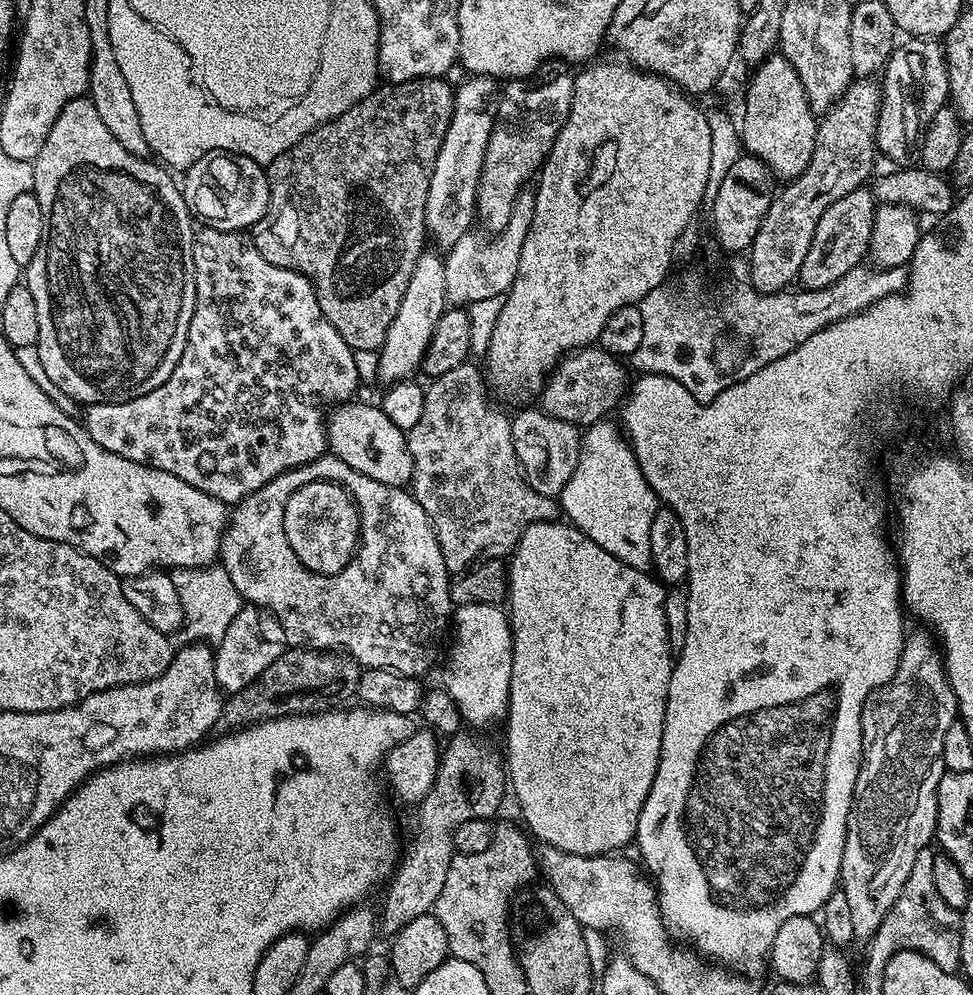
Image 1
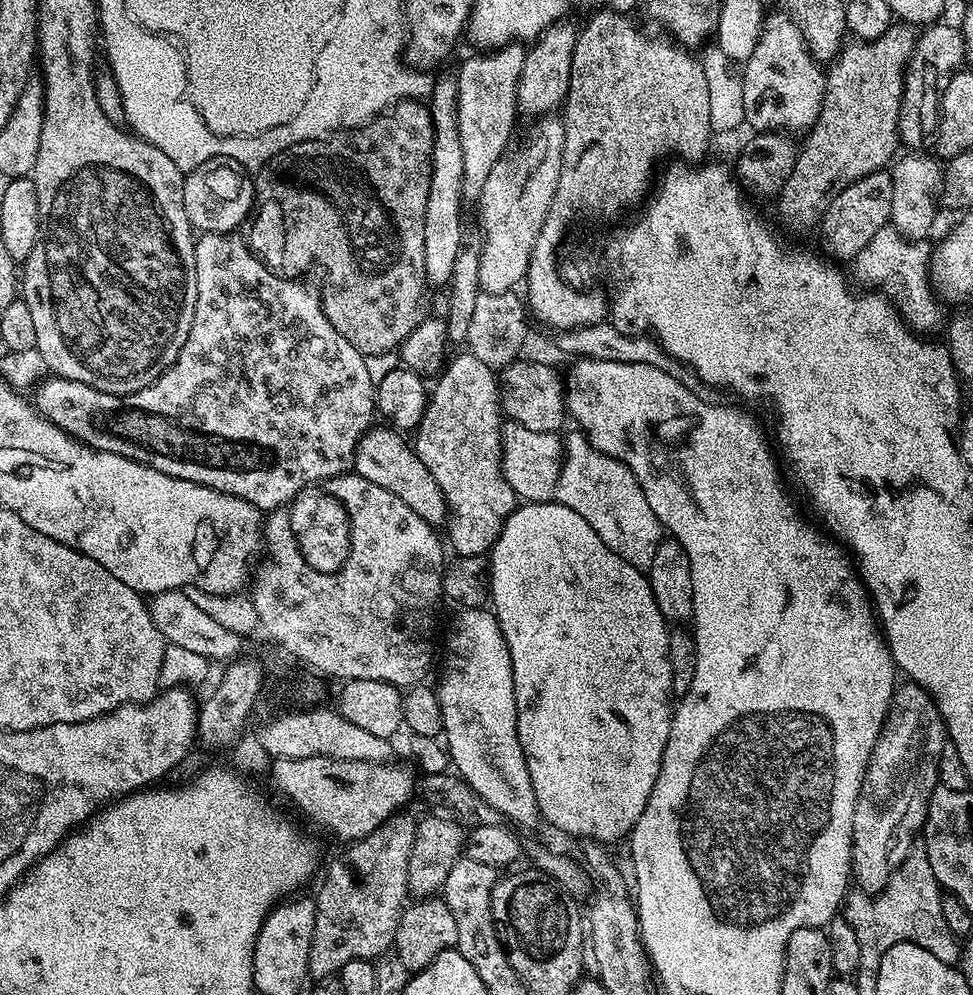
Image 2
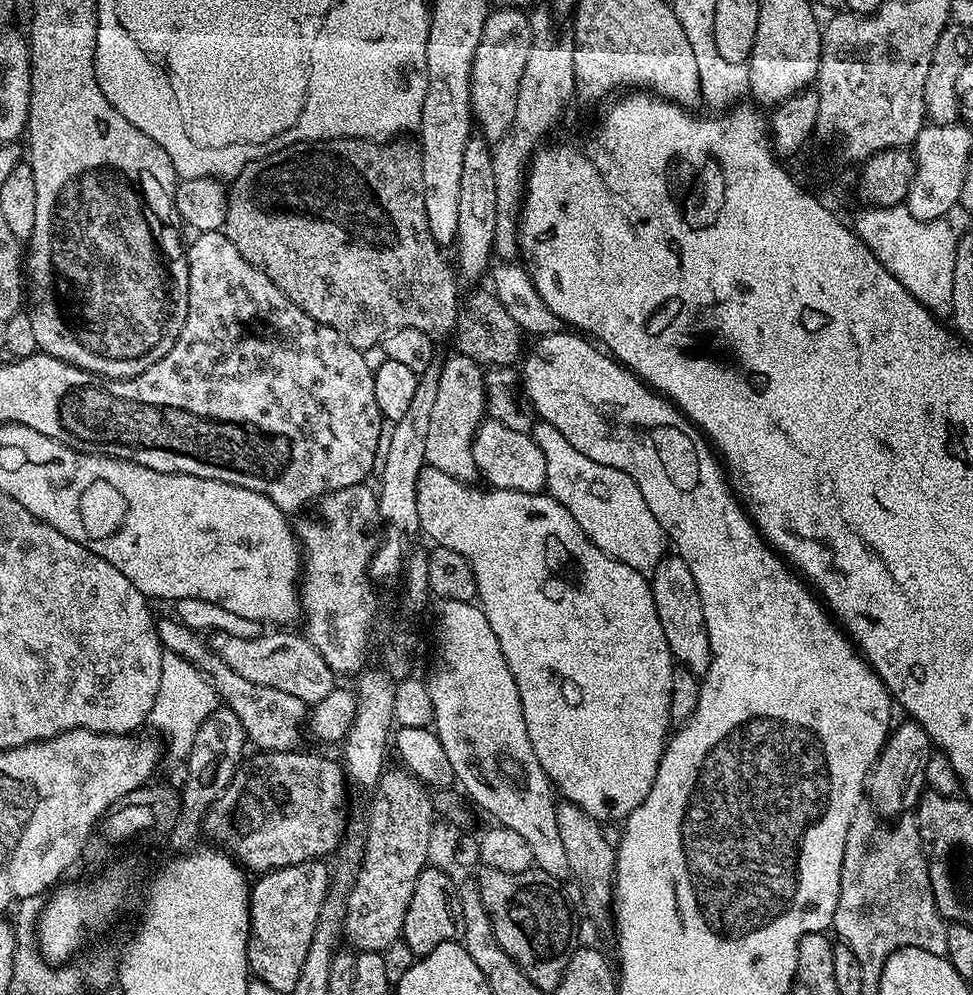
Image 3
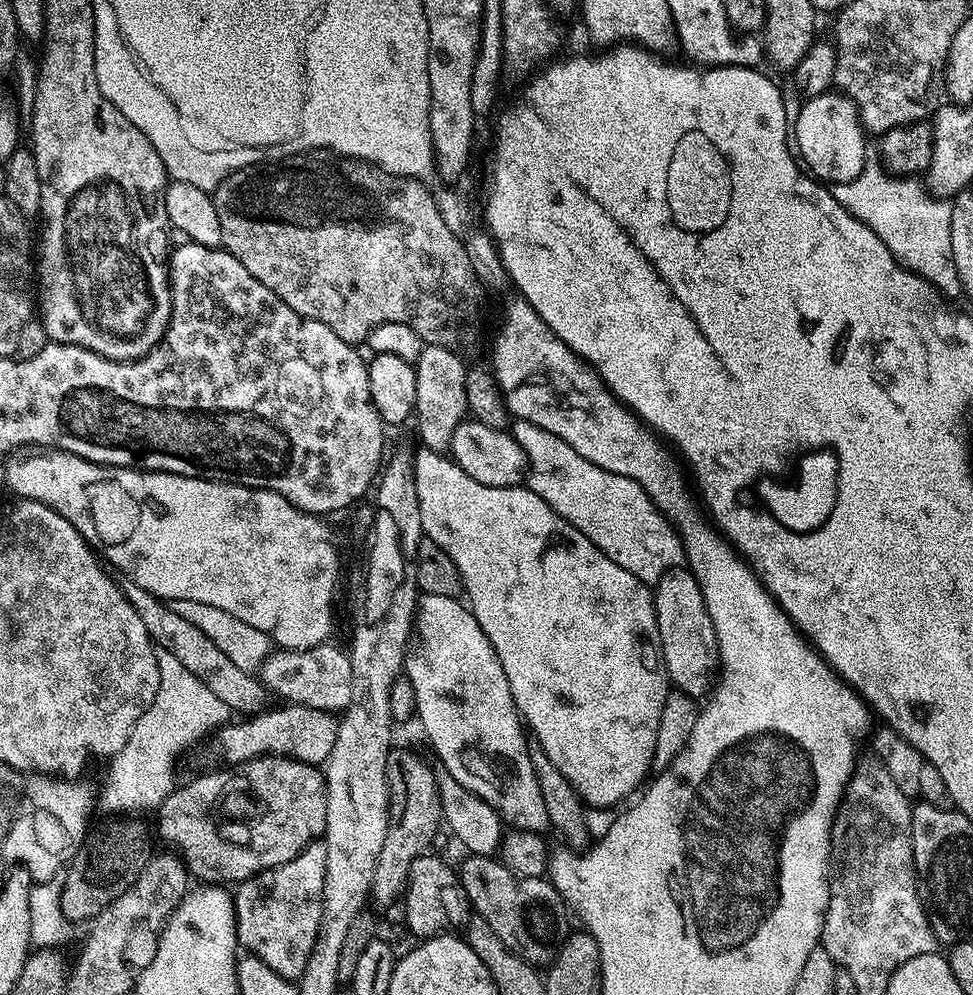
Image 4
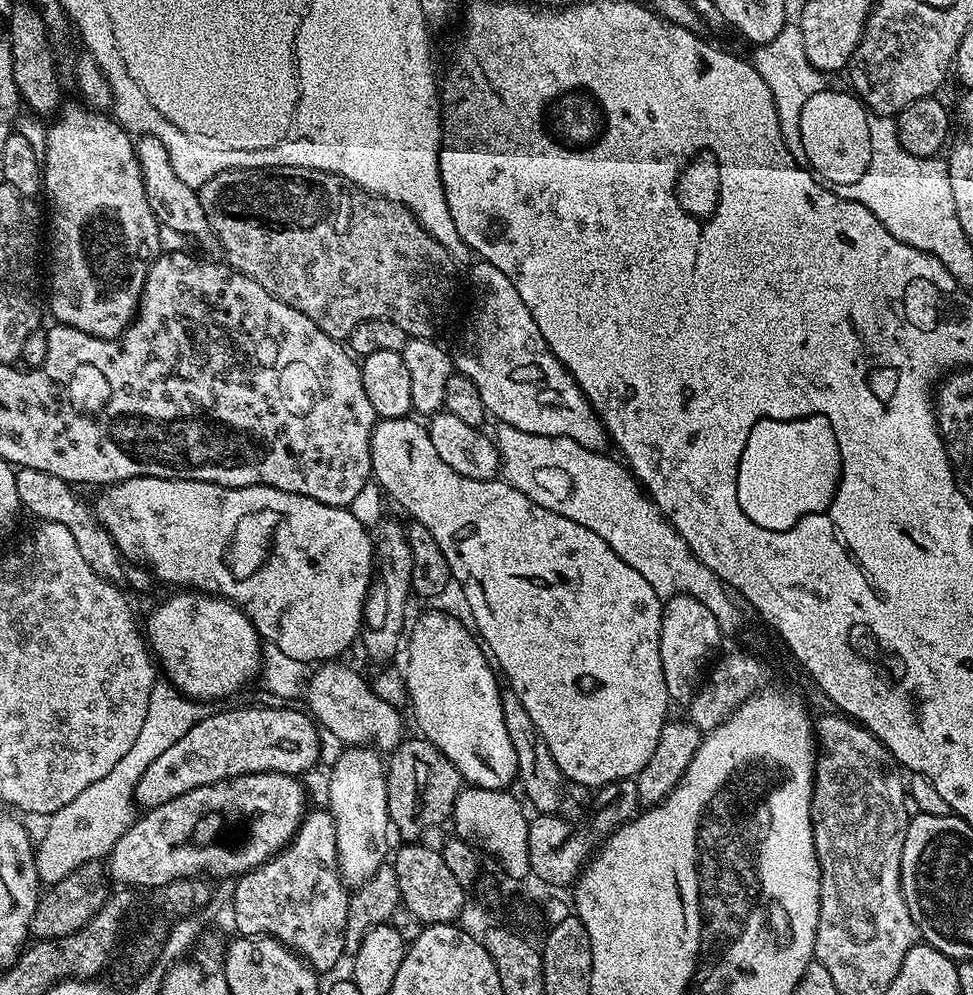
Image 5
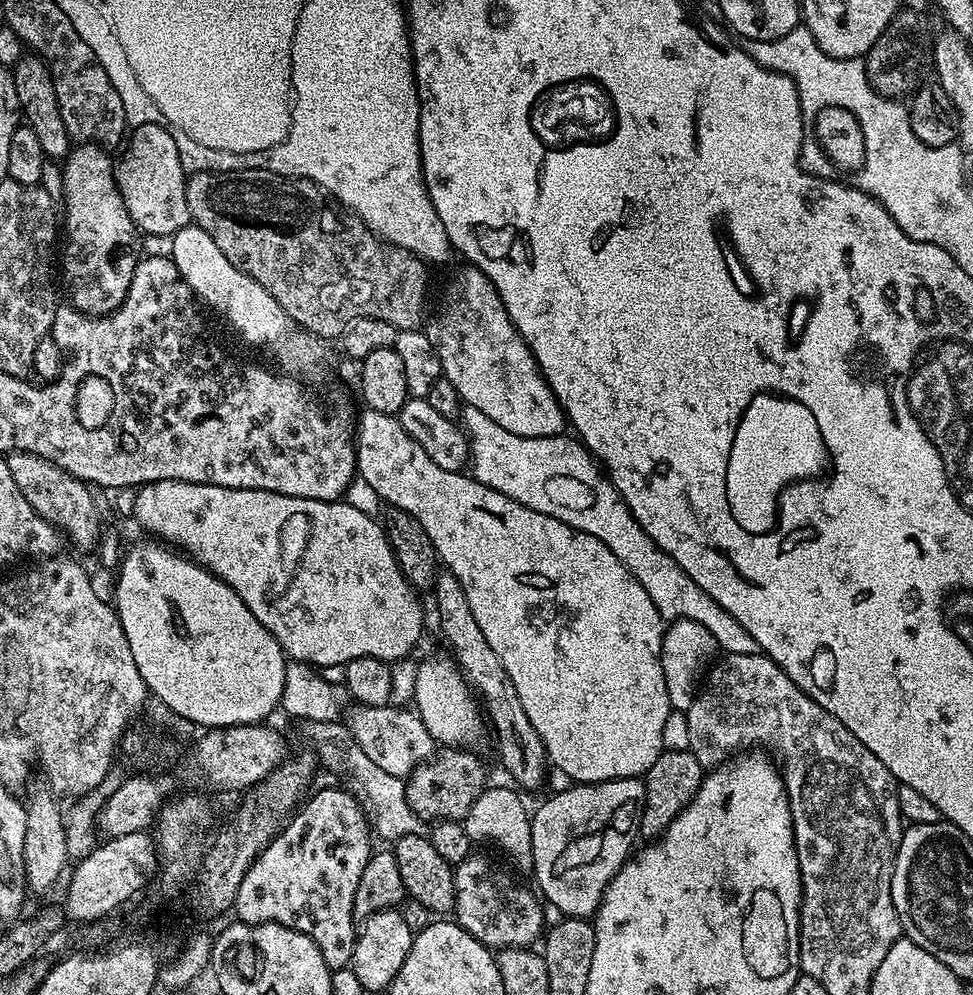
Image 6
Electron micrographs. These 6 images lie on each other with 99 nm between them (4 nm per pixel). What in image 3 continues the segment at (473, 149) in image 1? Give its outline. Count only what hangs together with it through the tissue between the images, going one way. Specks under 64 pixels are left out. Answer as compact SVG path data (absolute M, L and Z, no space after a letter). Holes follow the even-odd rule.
M501 6L500 9L489 11L486 22L482 26L482 42L478 46L478 50L474 54L474 66L472 67L472 77L470 78L470 98L472 99L472 118L478 125L479 135L483 136L489 142L499 142L503 136L508 134L514 122L514 110L518 110L518 84L522 82L522 74L526 70L526 58L530 58L530 46L532 45L532 27L528 21L529 13L527 11Z

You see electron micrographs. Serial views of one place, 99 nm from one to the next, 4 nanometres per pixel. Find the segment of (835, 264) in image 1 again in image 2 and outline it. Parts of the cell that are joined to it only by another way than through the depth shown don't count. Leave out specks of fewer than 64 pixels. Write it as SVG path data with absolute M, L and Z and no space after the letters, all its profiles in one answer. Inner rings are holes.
M881 170L874 174L866 174L866 178L858 178L826 210L826 214L820 219L818 232L824 235L823 251L829 257L837 261L855 261L860 251L868 245L870 238L878 234L878 230L889 227L892 219L890 205L894 202L894 182L891 171Z

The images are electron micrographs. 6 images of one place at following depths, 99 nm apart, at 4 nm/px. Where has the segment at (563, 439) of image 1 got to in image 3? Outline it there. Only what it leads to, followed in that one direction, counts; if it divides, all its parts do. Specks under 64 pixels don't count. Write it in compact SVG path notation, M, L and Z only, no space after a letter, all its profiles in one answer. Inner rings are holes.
M485 419L472 440L476 471L489 480L492 488L515 492L544 492L546 488L546 458L538 442L527 432L510 430L502 422Z

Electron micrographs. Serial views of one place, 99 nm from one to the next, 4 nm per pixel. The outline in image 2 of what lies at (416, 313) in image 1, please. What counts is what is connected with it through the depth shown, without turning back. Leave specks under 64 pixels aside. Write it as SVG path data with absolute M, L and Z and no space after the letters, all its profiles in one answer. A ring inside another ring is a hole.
M451 75L435 77L426 100L432 125L432 173L430 192L426 198L426 218L422 226L422 242L426 245L426 281L429 285L447 285L452 279L454 262L464 241L464 228L460 225L460 200L462 201L462 144L458 142L458 86Z

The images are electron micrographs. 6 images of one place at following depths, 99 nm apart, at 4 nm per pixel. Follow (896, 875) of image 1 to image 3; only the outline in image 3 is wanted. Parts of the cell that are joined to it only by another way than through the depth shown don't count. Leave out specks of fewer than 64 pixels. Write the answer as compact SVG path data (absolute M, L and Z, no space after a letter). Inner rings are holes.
M911 718L905 721L905 724L897 723L889 731L888 741L884 743L884 749L872 765L870 773L871 807L885 817L892 816L888 818L911 813L920 803L920 798L926 791L926 762L930 762L930 754L934 751L932 739L926 734L926 730L922 730L922 726Z

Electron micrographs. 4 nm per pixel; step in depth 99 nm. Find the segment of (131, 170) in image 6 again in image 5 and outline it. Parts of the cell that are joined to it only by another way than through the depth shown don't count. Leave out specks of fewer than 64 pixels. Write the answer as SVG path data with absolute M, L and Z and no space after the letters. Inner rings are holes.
M142 136L135 141L136 157L142 170L144 179L144 189L148 195L153 209L163 227L172 232L181 232L184 236L193 236L196 240L201 240L208 248L216 248L216 235L212 232L212 226L208 221L206 210L202 208L200 193L197 189L186 186L178 174L170 166L170 158L166 150L160 146L158 138L153 136Z

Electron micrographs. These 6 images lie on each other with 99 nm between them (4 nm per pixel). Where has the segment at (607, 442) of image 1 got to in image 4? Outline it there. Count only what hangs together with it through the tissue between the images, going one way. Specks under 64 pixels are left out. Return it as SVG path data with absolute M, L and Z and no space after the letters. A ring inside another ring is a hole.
M516 420L510 431L528 456L527 487L559 516L566 518L566 522L582 530L582 534L586 534L586 538L590 538L606 558L618 562L622 570L630 570L634 578L649 586L655 586L671 568L679 568L685 563L680 533L638 482L602 470L602 466L594 466L594 462L586 462L574 446L562 442L558 434L534 426L534 422Z

